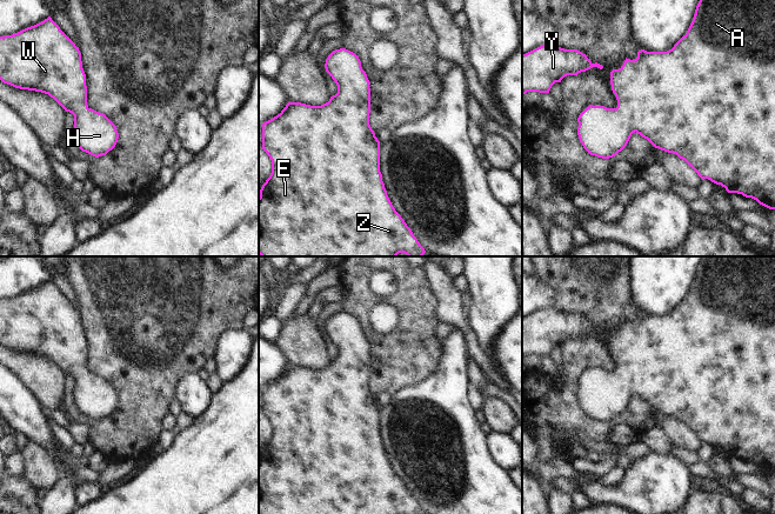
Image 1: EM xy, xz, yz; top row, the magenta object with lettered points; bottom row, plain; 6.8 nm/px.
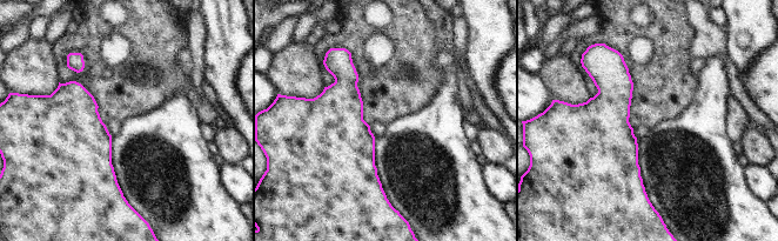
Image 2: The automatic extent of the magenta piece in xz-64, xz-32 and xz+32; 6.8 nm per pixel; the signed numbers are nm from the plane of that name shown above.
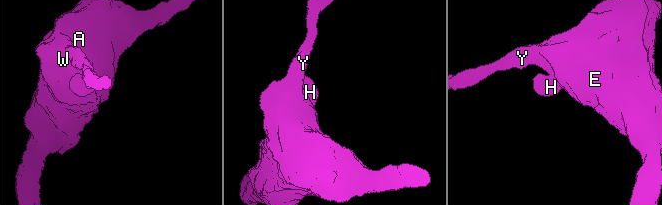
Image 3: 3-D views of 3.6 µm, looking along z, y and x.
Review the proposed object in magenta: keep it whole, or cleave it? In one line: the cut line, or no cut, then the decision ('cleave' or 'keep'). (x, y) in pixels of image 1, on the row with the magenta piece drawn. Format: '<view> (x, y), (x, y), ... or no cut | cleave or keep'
no cut | keep

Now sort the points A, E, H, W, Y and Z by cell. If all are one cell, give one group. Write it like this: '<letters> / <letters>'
A E H W Y Z

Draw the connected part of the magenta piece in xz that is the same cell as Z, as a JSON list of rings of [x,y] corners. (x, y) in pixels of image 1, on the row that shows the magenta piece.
[[[346,48],[335,49],[326,59],[325,68],[338,86],[338,93],[330,96],[328,102],[321,106],[310,106],[301,102],[288,102],[280,114],[262,124],[262,149],[267,153],[267,155],[272,160],[272,173],[269,178],[266,180],[266,182],[262,185],[259,196],[259,254],[261,256],[396,256],[399,253],[405,253],[408,256],[422,256],[426,253],[425,248],[420,245],[417,239],[413,235],[412,229],[407,226],[405,220],[393,207],[387,195],[385,183],[382,181],[382,174],[380,172],[380,141],[375,136],[375,133],[369,125],[370,82],[367,78],[366,72],[361,67],[361,61],[359,56]]]

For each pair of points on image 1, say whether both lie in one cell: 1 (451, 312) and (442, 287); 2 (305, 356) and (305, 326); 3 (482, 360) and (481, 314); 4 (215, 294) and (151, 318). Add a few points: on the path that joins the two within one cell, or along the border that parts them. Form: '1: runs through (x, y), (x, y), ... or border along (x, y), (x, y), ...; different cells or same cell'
1: runs through (448, 306), (448, 299), (445, 293); same cell
2: runs through (305, 349), (305, 333); same cell
3: border along (469, 327), (479, 348), (499, 374); different cells
4: runs through (199, 300), (167, 301); same cell

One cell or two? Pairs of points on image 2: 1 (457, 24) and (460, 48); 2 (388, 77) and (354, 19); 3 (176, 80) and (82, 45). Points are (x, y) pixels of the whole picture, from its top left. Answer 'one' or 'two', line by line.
1: one
2: one
3: one

